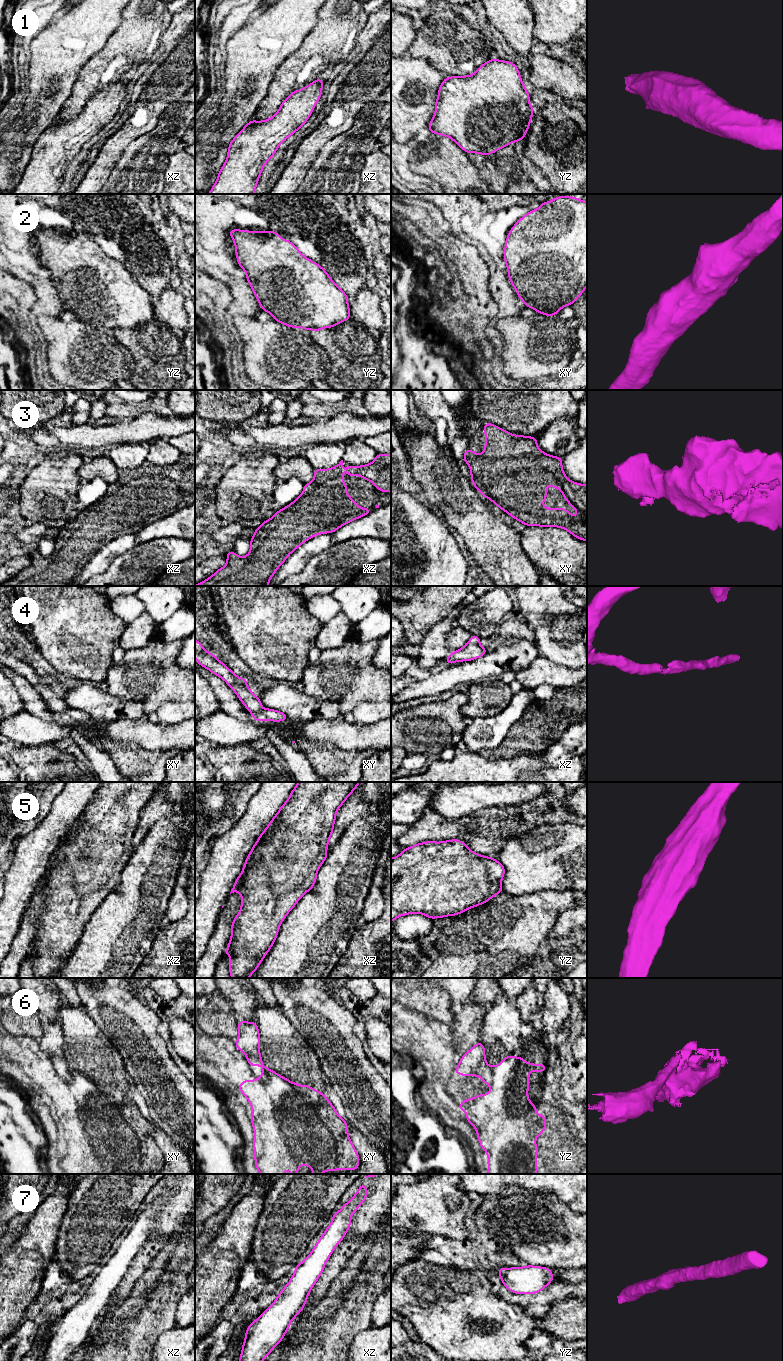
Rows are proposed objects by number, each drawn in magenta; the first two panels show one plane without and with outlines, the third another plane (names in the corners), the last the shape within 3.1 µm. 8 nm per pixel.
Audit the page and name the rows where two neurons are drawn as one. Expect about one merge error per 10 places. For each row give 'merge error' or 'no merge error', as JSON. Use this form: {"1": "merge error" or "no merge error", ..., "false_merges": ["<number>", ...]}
{"1": "no merge error", "2": "no merge error", "3": "no merge error", "4": "no merge error", "5": "no merge error", "6": "no merge error", "7": "no merge error", "false_merges": []}

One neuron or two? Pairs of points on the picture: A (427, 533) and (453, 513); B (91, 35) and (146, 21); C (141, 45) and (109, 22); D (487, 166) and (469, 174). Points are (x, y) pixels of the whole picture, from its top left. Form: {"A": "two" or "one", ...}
{"A": "two", "B": "two", "C": "two", "D": "two"}

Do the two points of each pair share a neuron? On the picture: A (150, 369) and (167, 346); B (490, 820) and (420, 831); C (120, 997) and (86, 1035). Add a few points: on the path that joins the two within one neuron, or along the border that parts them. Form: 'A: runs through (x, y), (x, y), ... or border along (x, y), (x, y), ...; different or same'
A: runs through (153, 363), (156, 356), (161, 352); same
B: runs through (473, 827), (437, 828); same
C: border along (92, 1020), (111, 1042); different

